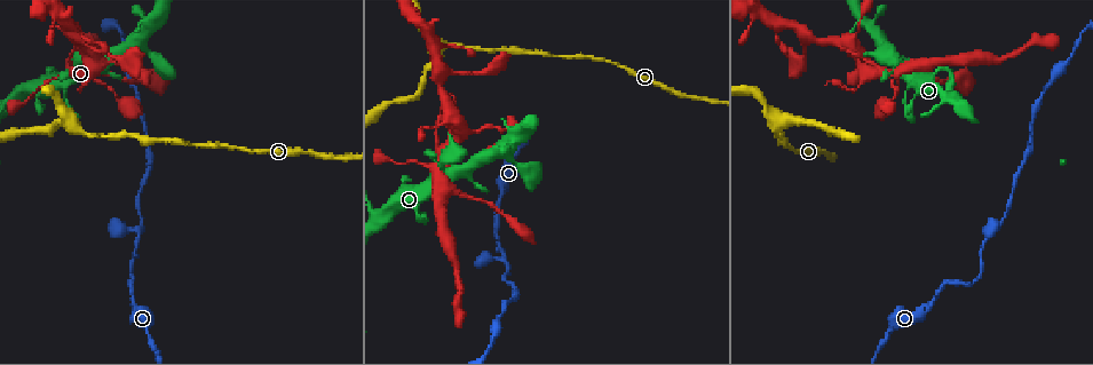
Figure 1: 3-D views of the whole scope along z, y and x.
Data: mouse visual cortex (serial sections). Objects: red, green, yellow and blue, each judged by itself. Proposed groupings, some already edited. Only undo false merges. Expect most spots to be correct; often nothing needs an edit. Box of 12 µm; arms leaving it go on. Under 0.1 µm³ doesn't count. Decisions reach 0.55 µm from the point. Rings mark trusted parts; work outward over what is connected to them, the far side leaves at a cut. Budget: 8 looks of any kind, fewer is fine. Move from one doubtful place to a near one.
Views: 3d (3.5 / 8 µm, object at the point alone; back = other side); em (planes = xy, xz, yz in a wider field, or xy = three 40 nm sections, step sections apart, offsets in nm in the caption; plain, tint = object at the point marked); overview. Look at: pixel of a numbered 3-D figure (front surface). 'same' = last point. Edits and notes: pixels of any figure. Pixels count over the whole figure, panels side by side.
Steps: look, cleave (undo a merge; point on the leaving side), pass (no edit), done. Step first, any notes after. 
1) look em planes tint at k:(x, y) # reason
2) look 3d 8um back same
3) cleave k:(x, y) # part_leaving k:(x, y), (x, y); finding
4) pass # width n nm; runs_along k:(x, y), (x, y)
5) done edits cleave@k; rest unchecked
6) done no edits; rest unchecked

look 3d 8um at 1:(141, 234)

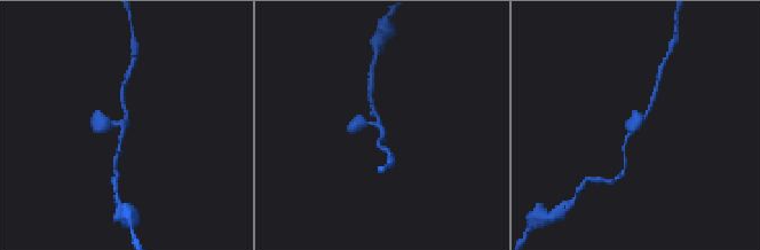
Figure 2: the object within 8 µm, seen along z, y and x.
look em xy step 1 tint at 2:(122, 128) # now the EM

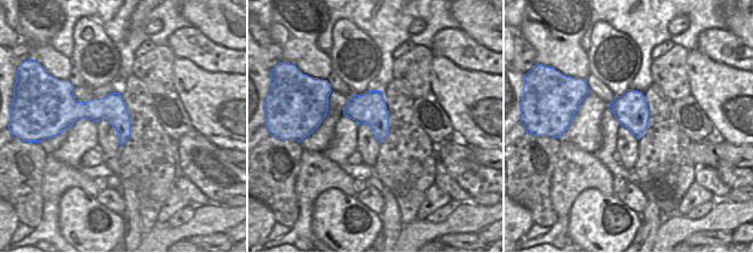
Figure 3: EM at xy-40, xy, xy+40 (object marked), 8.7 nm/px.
pass # runs_along 2:(625, 157), (626, 139), (654, 100); all the same cell

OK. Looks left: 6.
look 3d 3.5um at 1:(426, 126)

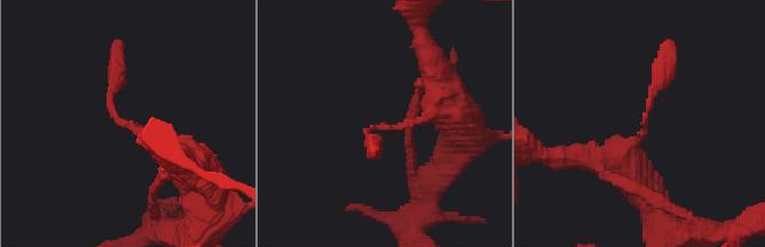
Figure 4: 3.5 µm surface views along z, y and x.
look em planes plain at 4:(129, 126) # arm_widths 200, 300 nm; now the EM

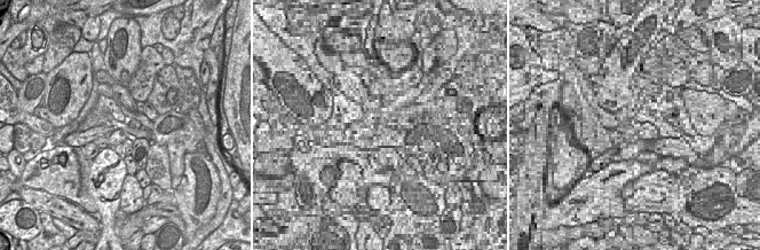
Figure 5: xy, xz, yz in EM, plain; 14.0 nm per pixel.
look em planes tint same

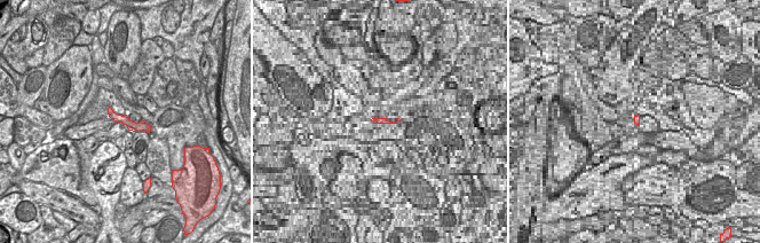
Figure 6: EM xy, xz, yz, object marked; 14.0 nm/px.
pass # width 130 nm; runs_along 4:(191, 165), (113, 112), (117, 63); all the same cell

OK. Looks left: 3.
look 3d 3.5um at 1:(774, 116) # three arms meet

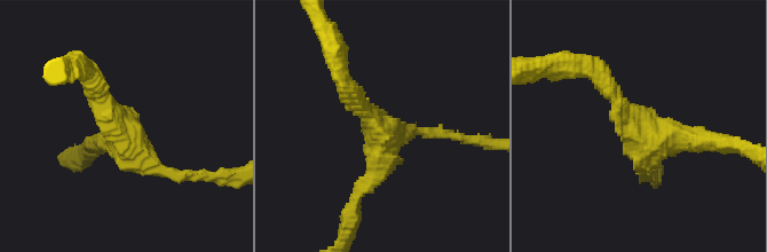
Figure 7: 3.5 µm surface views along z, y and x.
pass # all the same cell

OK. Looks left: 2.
done no edits; rest unchecked

